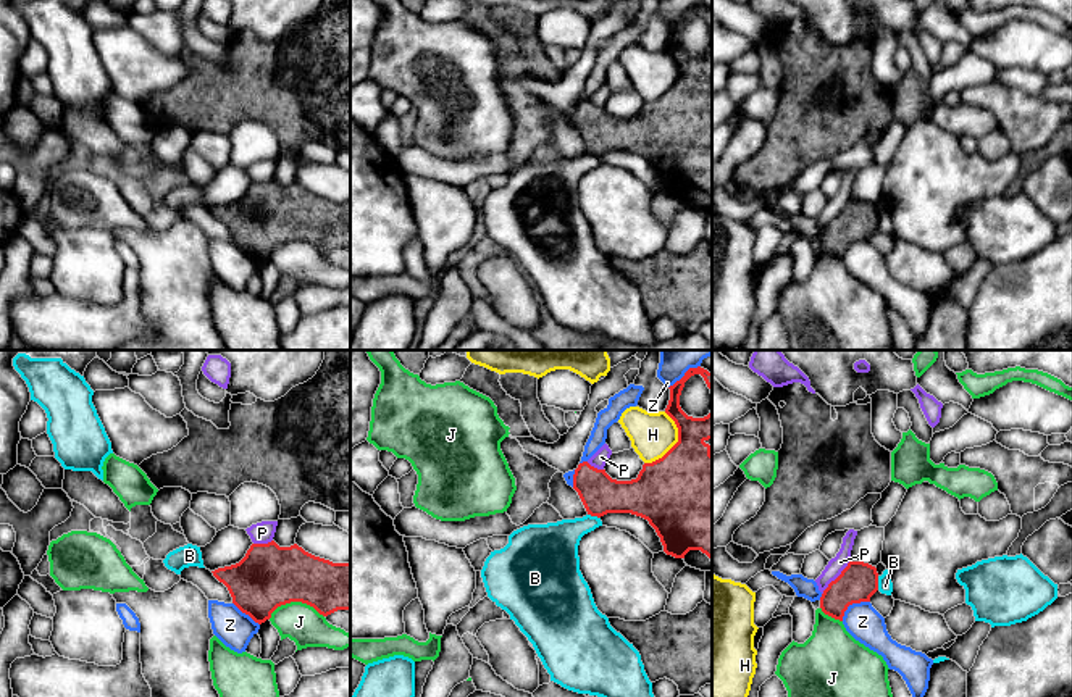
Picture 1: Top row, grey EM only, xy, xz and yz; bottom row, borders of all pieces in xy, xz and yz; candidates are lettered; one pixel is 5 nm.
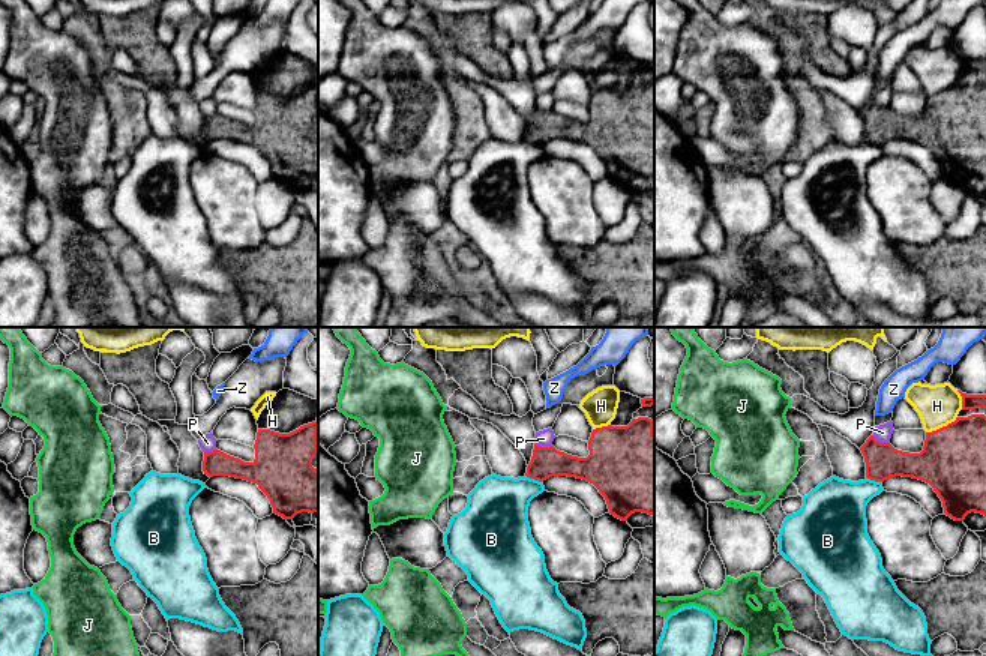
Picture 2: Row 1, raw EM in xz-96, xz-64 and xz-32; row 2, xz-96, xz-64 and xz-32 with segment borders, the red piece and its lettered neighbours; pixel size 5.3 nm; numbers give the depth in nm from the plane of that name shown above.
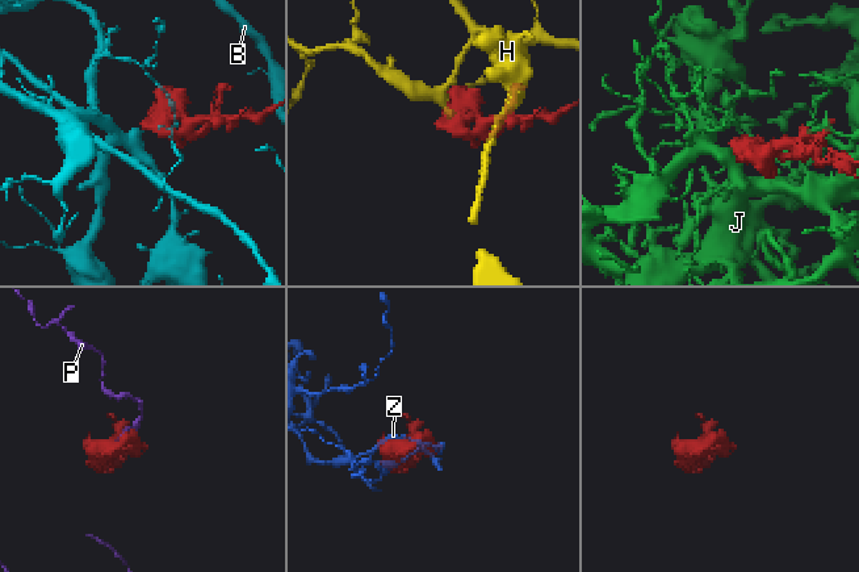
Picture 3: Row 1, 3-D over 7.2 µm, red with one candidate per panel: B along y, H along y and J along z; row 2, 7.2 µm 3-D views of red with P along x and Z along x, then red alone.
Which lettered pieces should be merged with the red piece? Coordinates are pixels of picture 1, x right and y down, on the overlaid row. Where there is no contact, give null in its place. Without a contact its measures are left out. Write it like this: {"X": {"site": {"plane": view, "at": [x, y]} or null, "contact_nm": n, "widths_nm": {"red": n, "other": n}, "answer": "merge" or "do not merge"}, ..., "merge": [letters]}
{"B": {"site": {"plane": "yz", "at": [877, 583]}, "contact_nm": 70, "widths_nm": {"red": 190, "other": 80}, "answer": "do not merge"}, "H": {"site": {"plane": "xz", "at": [677, 442]}, "contact_nm": 280, "widths_nm": {"red": 440, "other": 220}, "answer": "do not merge"}, "J": {"site": {"plane": "xy", "at": [294, 601]}, "contact_nm": 280, "widths_nm": {"red": 320, "other": 190}, "answer": "do not merge"}, "P": {"site": {"plane": "yz", "at": [837, 578]}, "contact_nm": 220, "widths_nm": {"red": 190, "other": 80}, "answer": "do not merge"}, "Z": {"site": {"plane": "yz", "at": [851, 604]}, "contact_nm": 170, "widths_nm": {"red": 190, "other": 180}, "answer": "do not merge"}, "merge": []}

